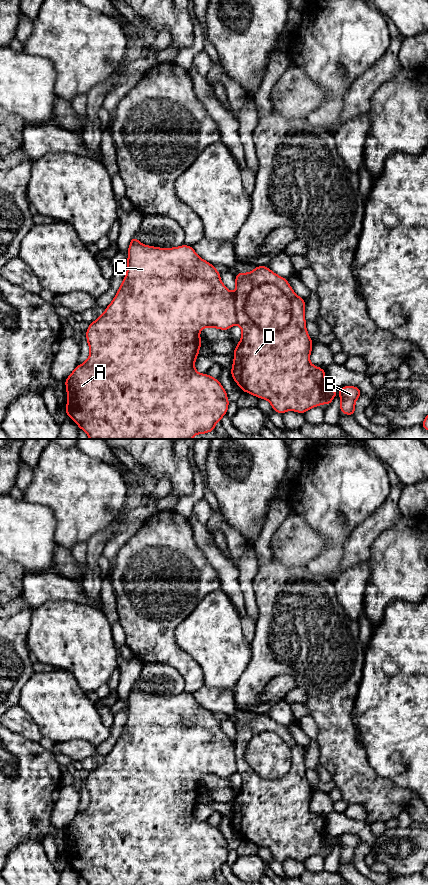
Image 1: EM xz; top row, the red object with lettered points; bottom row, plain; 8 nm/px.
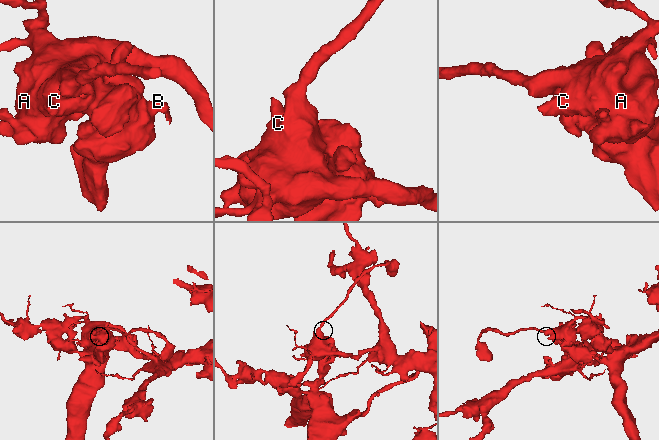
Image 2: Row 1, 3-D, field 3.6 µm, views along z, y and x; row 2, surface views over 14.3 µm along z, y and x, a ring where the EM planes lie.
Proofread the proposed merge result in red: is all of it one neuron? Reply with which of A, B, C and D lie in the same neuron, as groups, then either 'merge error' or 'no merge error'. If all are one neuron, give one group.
A C / B D; merge error

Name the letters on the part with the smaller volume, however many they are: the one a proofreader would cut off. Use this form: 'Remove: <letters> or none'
Remove: A, C

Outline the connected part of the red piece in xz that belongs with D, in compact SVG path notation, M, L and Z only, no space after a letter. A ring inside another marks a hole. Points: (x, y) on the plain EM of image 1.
M257 714L250 721L237 721L235 729L236 737L233 743L237 772L242 777L242 785L234 798L231 817L234 829L243 840L268 848L273 858L280 862L288 858L304 862L307 858L324 851L329 854L336 843L336 838L327 834L325 818L310 811L313 791L305 774L305 747L295 742L285 726L276 723L266 714ZM263 732L272 732L280 736L292 752L290 771L278 779L260 777L244 759L248 742Z

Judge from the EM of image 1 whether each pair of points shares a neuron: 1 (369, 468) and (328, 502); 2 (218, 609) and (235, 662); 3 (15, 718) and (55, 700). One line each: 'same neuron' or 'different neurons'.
1: same neuron
2: same neuron
3: different neurons

